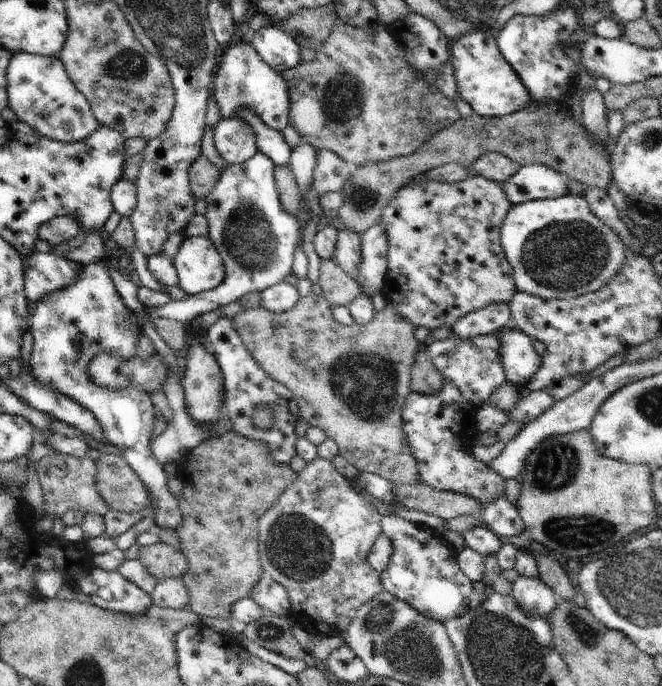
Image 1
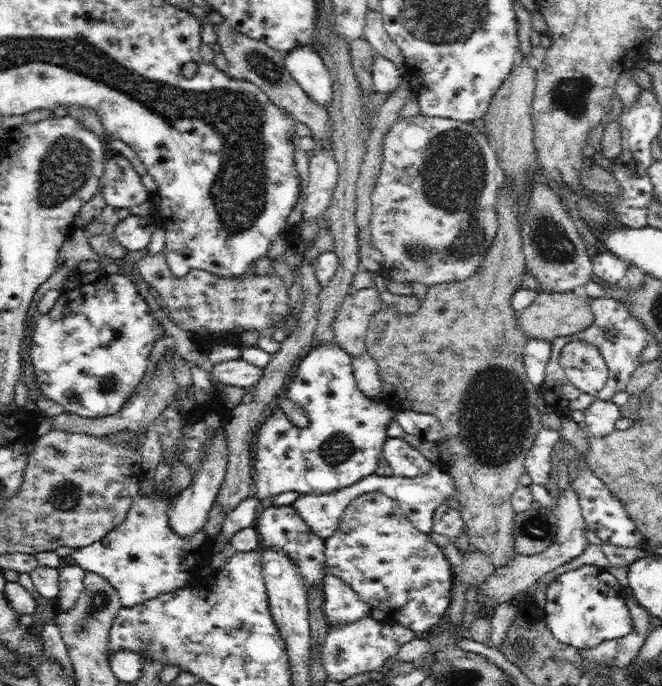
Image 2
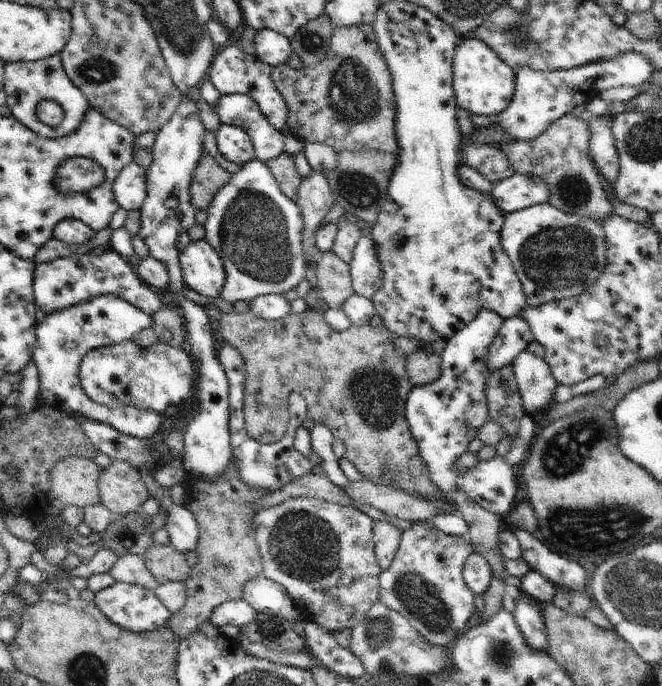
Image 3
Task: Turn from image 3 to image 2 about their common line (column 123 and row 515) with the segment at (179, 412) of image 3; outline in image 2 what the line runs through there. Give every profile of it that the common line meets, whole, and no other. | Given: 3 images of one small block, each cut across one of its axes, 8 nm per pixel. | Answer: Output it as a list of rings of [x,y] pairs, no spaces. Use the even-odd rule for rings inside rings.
[[[383,492],[360,495],[346,507],[338,530],[325,539],[325,553],[328,571],[347,582],[371,610],[381,610],[386,615],[383,623],[398,623],[420,633],[427,632],[447,615],[455,579],[443,549],[432,542],[429,535],[418,530],[399,504]]]

